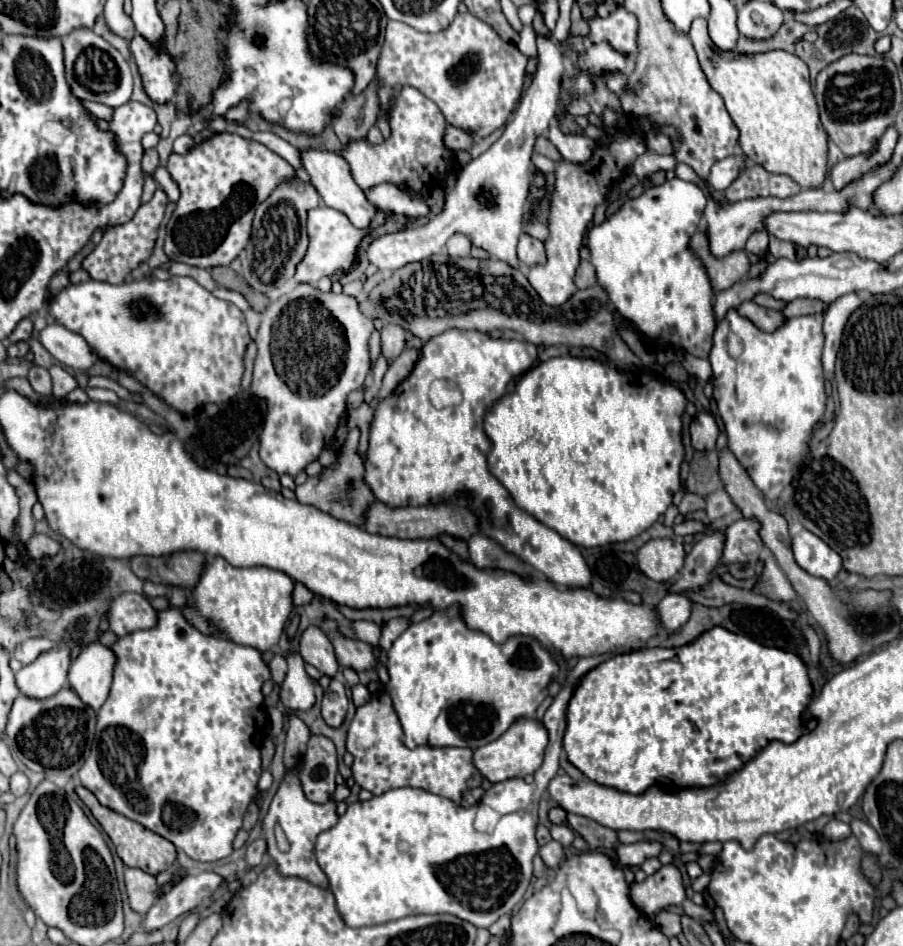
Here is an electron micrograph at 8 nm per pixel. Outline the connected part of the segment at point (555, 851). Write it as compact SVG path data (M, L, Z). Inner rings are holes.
M552 839L548 845L540 847L540 857L542 857L542 861L544 861L548 867L556 869L556 867L560 865L562 857L564 857L564 849L562 849L562 845L560 845L558 841Z

